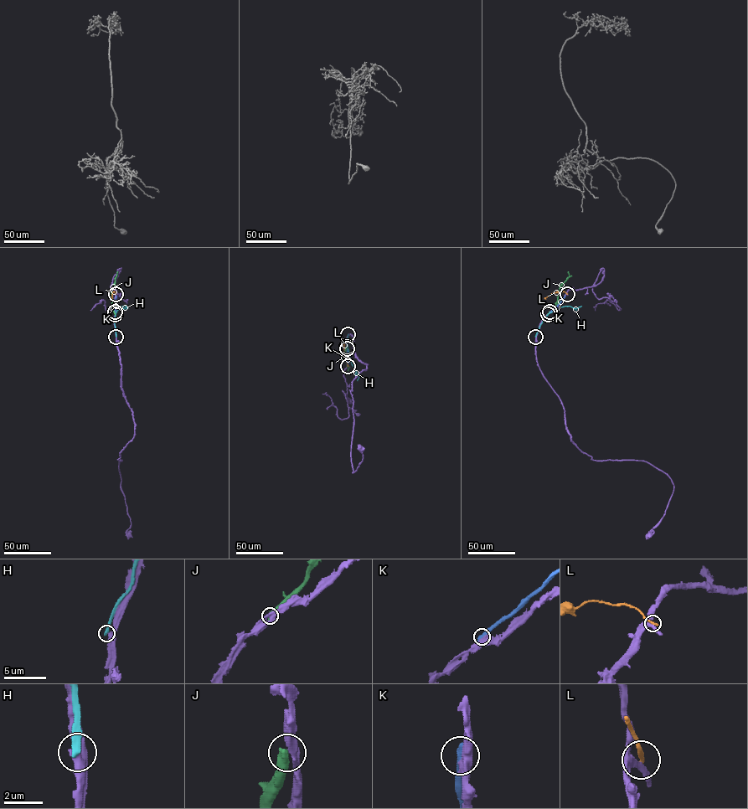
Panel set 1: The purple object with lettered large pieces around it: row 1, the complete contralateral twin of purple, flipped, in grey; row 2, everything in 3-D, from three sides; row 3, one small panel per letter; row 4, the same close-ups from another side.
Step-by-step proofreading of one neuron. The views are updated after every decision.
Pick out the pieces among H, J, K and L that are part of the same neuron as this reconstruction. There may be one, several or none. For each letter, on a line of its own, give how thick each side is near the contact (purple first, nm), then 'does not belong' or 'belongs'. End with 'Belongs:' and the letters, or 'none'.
H: 320/360 nm | does not belong
J: 360/600 nm | does not belong
K: 480/400 nm | does not belong
L: 320/240 nm | does not belong
Belongs: none

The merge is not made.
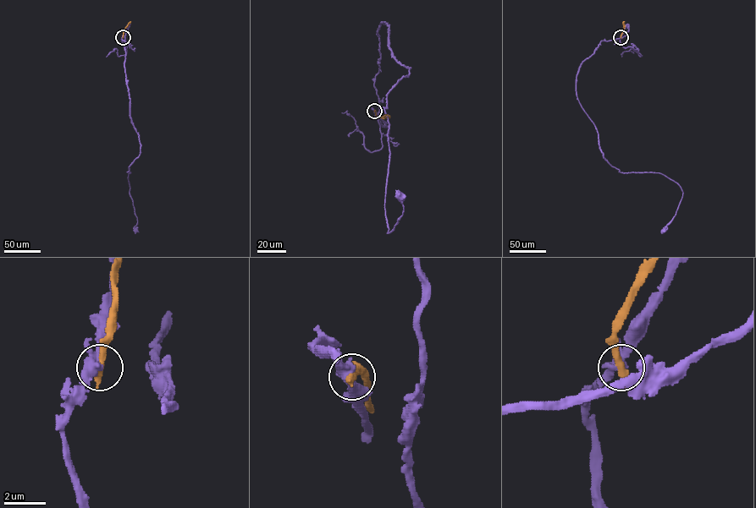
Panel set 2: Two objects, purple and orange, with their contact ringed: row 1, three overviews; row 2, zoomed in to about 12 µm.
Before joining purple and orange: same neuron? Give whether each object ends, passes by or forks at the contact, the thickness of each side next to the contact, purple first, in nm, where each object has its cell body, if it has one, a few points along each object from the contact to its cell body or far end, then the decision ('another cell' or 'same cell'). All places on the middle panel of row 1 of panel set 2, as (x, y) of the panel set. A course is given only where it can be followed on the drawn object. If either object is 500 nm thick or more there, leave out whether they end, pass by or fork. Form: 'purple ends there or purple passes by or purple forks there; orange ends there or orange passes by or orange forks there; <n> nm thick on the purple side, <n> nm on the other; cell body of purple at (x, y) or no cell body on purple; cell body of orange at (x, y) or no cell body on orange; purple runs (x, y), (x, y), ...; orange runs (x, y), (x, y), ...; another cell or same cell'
purple forks there; orange ends there; 360 nm thick on the purple side, 400 nm on the other; cell body of purple at (400, 196); no cell body on orange; purple runs (374, 111), (388, 126), (374, 86), (384, 22), (410, 68), (384, 109), (388, 233), (400, 197); orange runs (374, 111), (377, 116), (387, 115), (389, 117); another cell

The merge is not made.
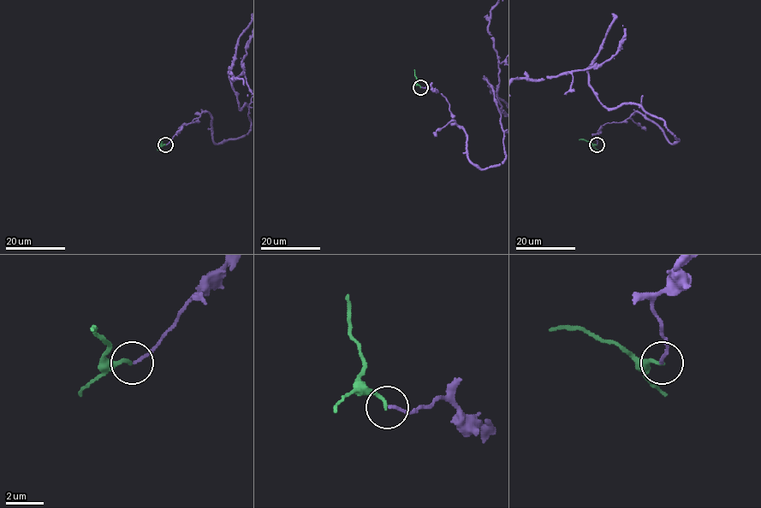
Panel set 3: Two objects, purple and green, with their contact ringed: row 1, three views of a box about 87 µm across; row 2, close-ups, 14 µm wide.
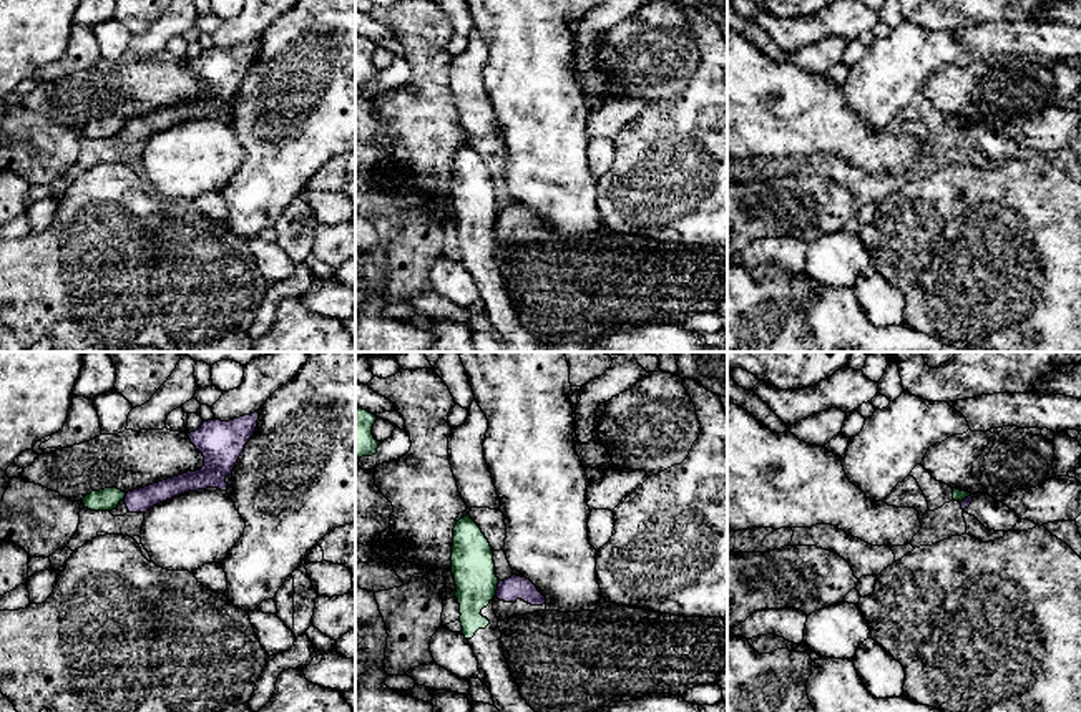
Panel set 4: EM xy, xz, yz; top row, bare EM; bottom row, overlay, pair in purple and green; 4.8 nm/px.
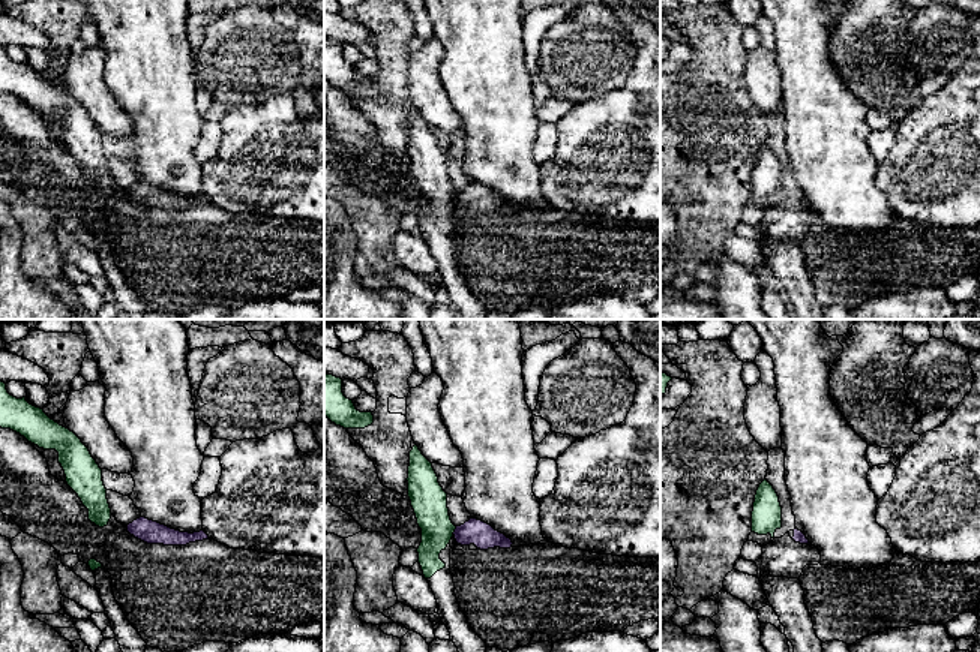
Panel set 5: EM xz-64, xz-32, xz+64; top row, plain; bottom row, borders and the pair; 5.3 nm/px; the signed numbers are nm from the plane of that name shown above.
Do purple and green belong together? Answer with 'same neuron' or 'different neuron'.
different neuron

